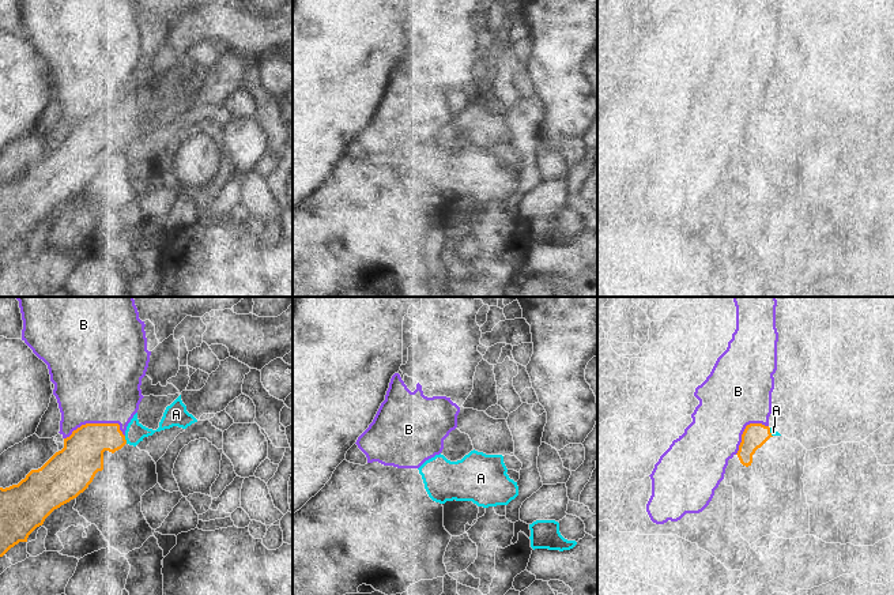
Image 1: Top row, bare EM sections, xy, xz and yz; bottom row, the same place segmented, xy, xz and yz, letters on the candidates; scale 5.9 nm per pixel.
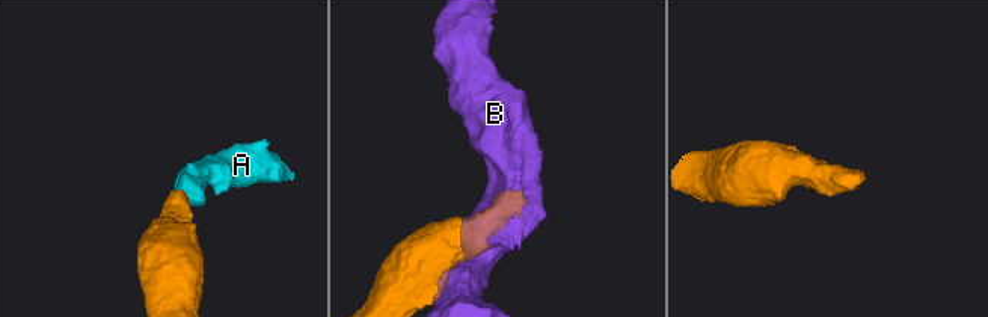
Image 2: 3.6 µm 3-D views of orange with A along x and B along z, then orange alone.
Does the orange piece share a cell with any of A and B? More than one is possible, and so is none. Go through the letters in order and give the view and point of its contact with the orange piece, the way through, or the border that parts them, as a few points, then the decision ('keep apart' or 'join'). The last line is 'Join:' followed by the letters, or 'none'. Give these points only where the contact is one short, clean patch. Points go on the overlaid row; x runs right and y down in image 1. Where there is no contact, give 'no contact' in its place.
A: meets orange in xy at (125, 440); runs through xy (85, 448), (93, 440), (125, 440), (135, 432); join
B: meets orange in xy at (95, 424); keep apart
Join: A

